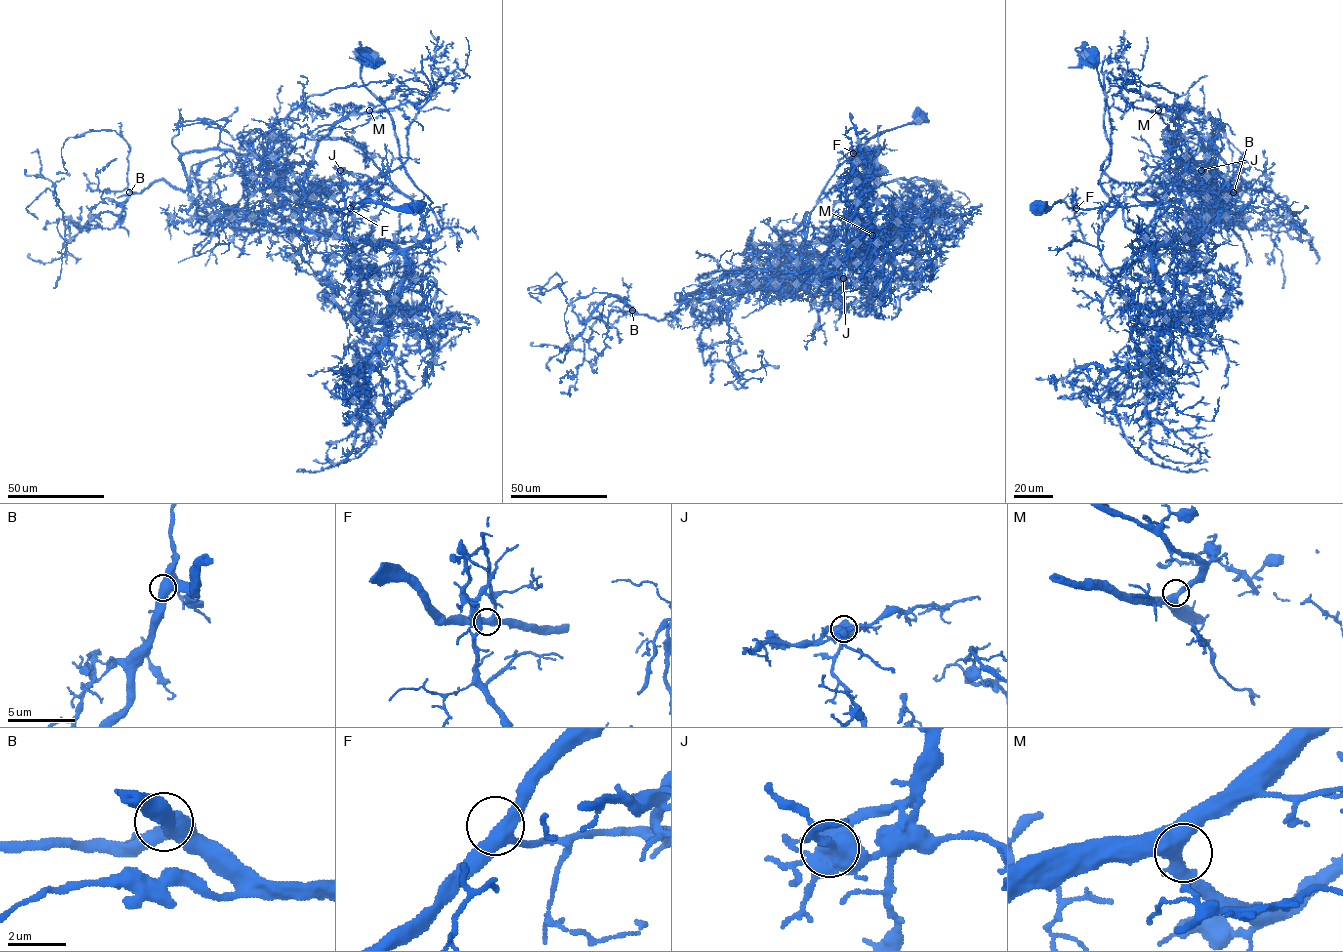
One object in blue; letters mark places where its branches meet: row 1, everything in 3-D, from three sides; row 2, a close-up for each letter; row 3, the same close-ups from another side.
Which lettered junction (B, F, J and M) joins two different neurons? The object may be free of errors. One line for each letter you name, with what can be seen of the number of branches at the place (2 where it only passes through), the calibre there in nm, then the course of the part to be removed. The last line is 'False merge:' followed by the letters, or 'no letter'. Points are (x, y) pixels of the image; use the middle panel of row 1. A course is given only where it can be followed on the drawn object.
J: 6 | 600 nm | (843, 278), (814, 295), (797, 269), (658, 320), (608, 295), (584, 322), (556, 274), (529, 293), (540, 303)
False merge: J

